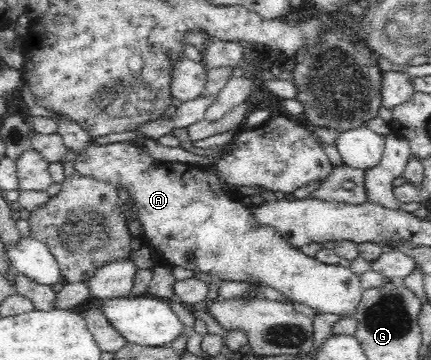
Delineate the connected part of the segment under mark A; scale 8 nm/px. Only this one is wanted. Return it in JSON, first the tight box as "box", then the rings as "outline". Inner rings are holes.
{"box":[57,114,367,317],"outline":[[[58,114],[57,132],[61,136],[63,145],[78,157],[73,160],[74,169],[84,177],[91,177],[96,181],[113,185],[117,191],[128,191],[128,199],[134,203],[132,207],[127,207],[138,213],[138,221],[144,225],[144,243],[150,245],[151,255],[156,256],[157,261],[170,267],[184,267],[194,271],[194,273],[209,273],[215,280],[239,281],[246,283],[259,283],[277,289],[287,299],[298,301],[309,305],[319,313],[333,313],[349,317],[355,313],[359,299],[362,297],[363,289],[360,285],[359,275],[354,274],[350,268],[338,265],[328,265],[318,261],[315,257],[302,253],[300,248],[290,244],[285,237],[278,234],[274,226],[256,227],[252,221],[252,209],[242,205],[238,201],[238,195],[228,191],[228,185],[232,187],[258,186],[264,189],[292,193],[298,187],[304,187],[312,181],[321,181],[321,185],[310,192],[309,197],[320,201],[336,201],[348,203],[350,205],[360,205],[367,200],[365,190],[365,171],[342,164],[332,168],[330,159],[326,156],[321,142],[312,133],[311,129],[302,126],[300,123],[278,116],[270,118],[263,127],[256,130],[239,129],[238,135],[234,139],[236,149],[223,155],[215,162],[216,169],[212,171],[205,167],[188,167],[187,163],[162,163],[150,157],[146,151],[129,144],[129,140],[142,138],[138,131],[123,133],[112,133],[104,137],[93,139],[70,117]],[[188,254],[194,256],[193,260],[188,260]]]}

